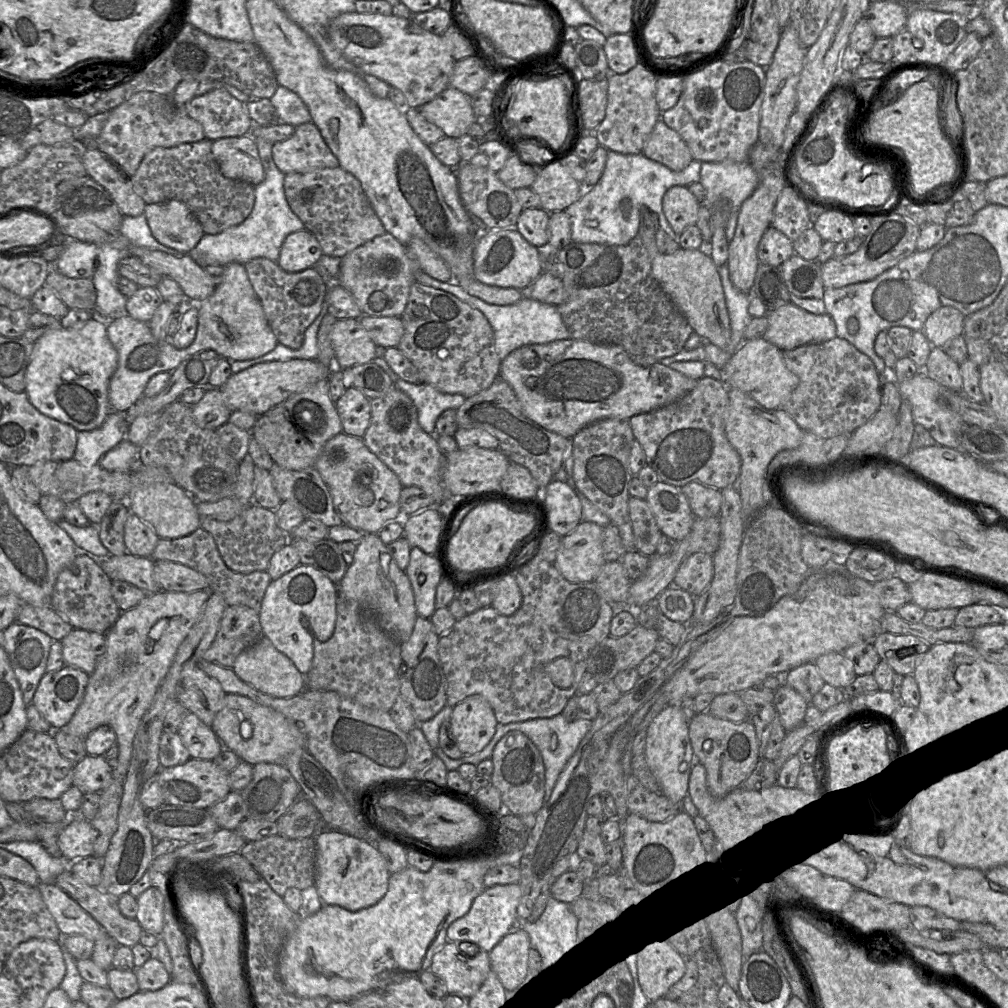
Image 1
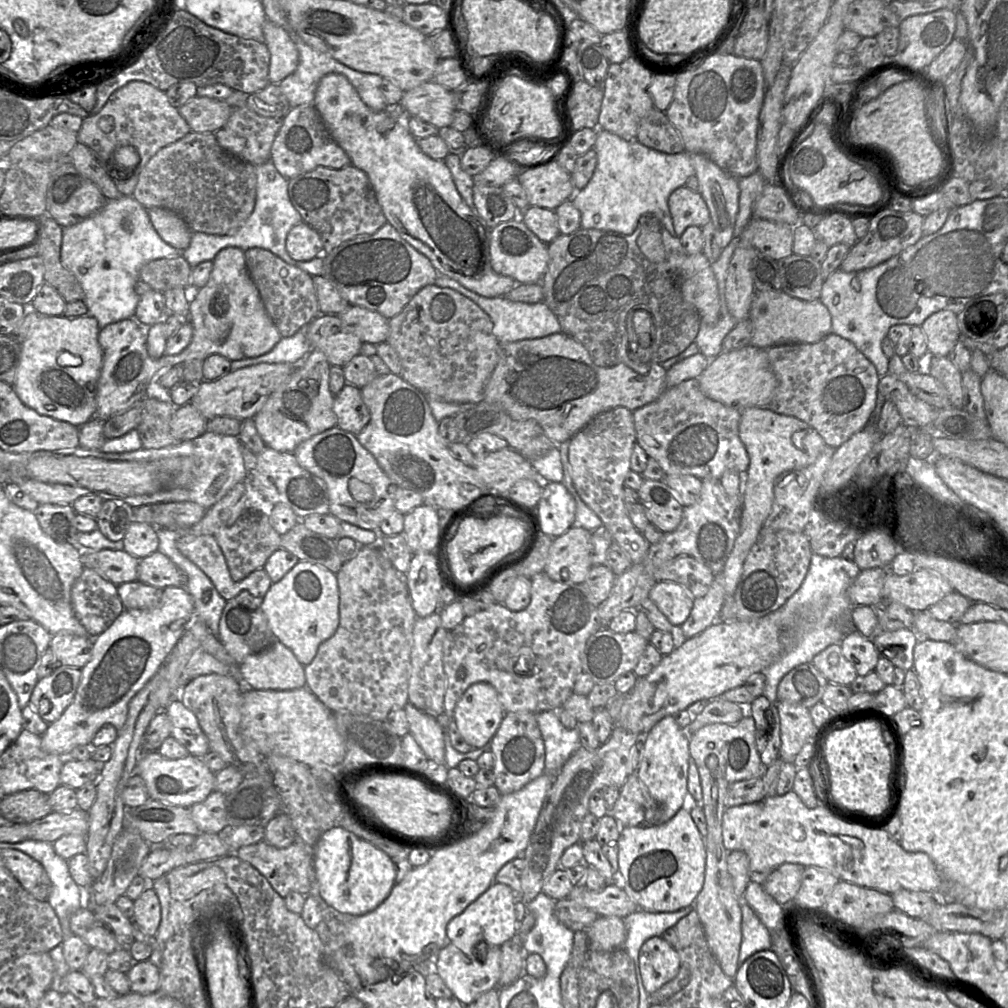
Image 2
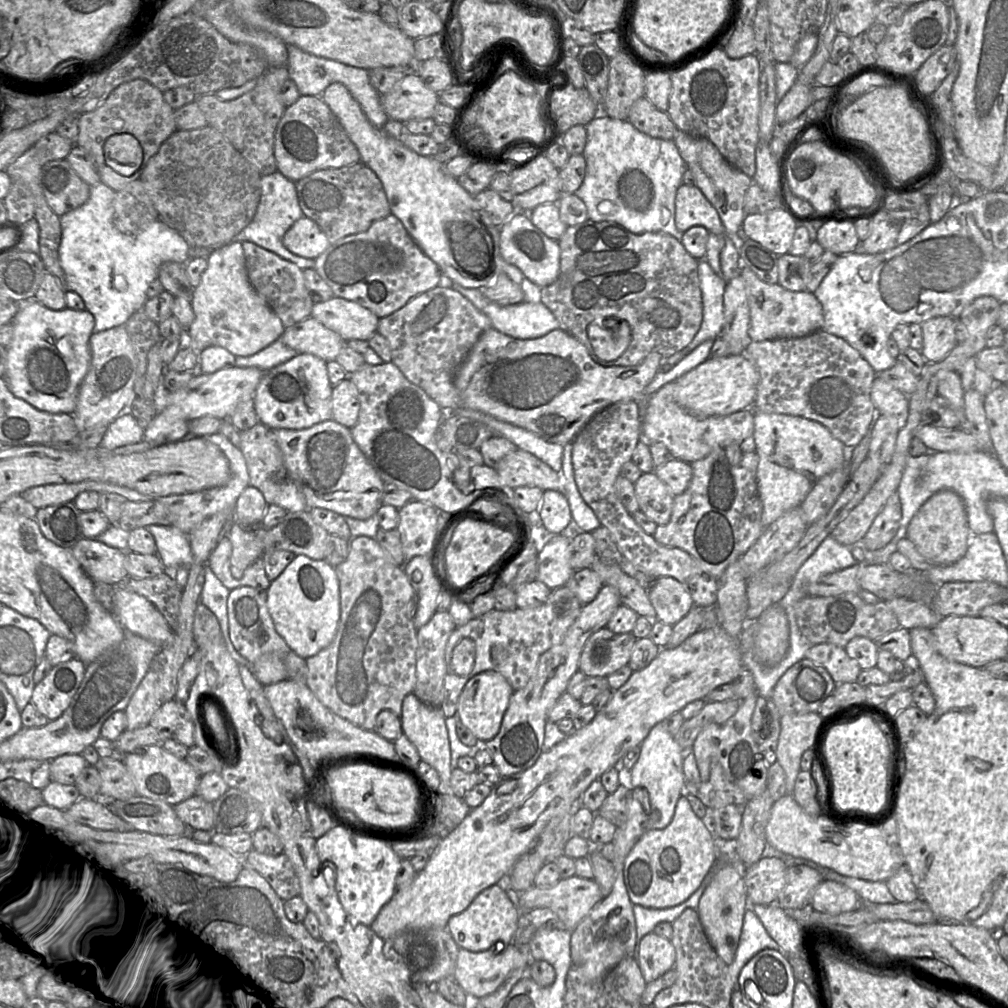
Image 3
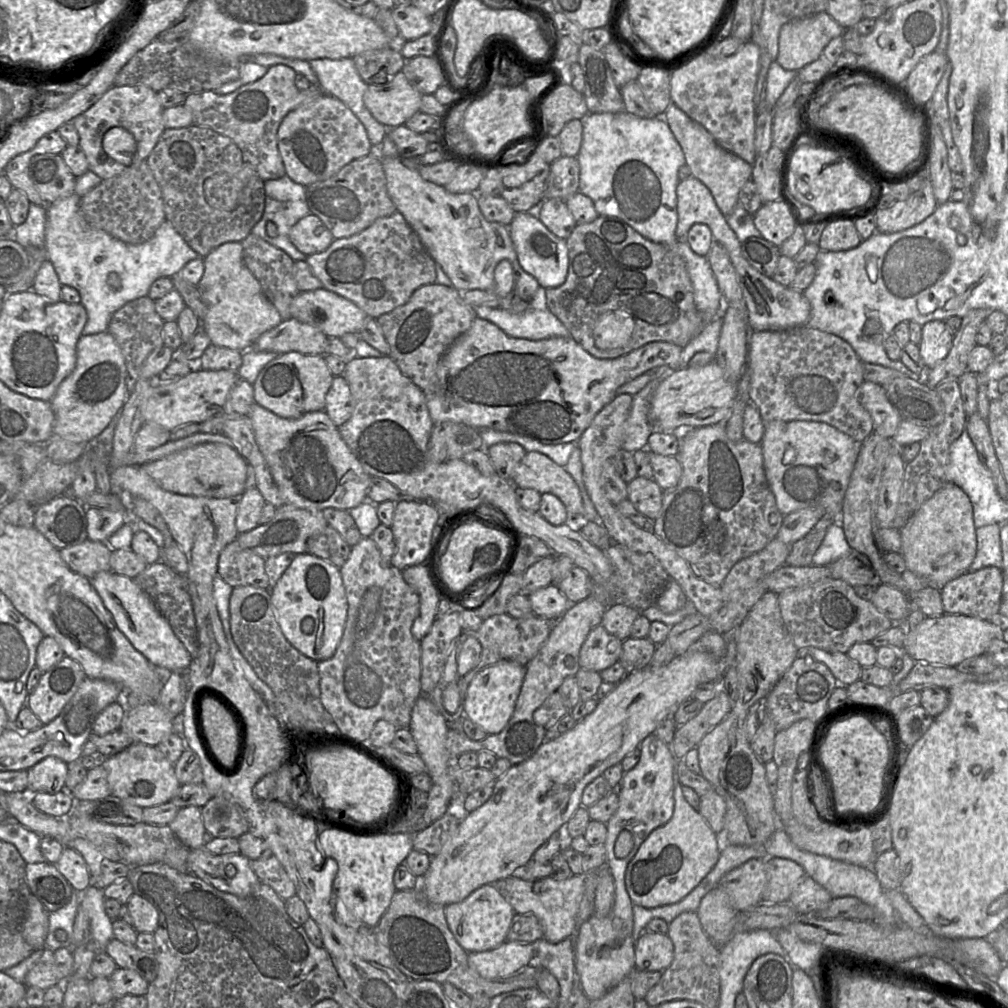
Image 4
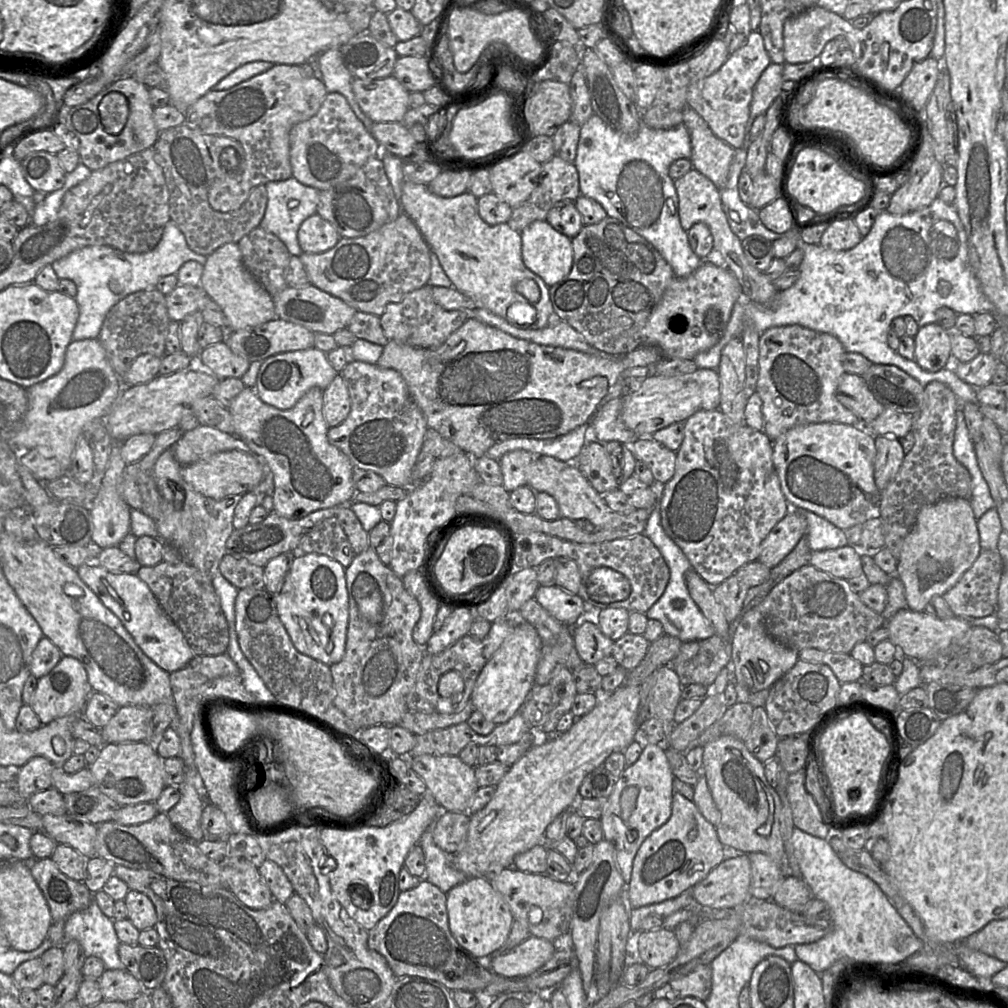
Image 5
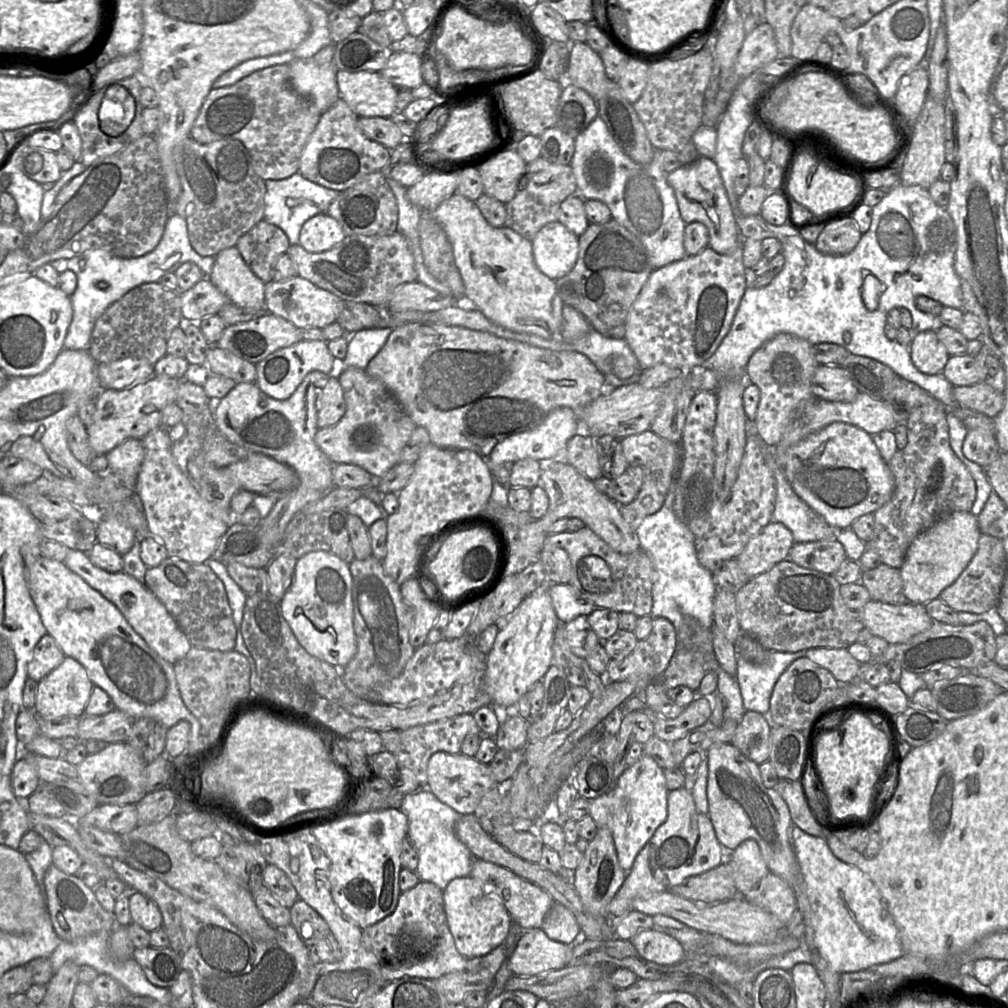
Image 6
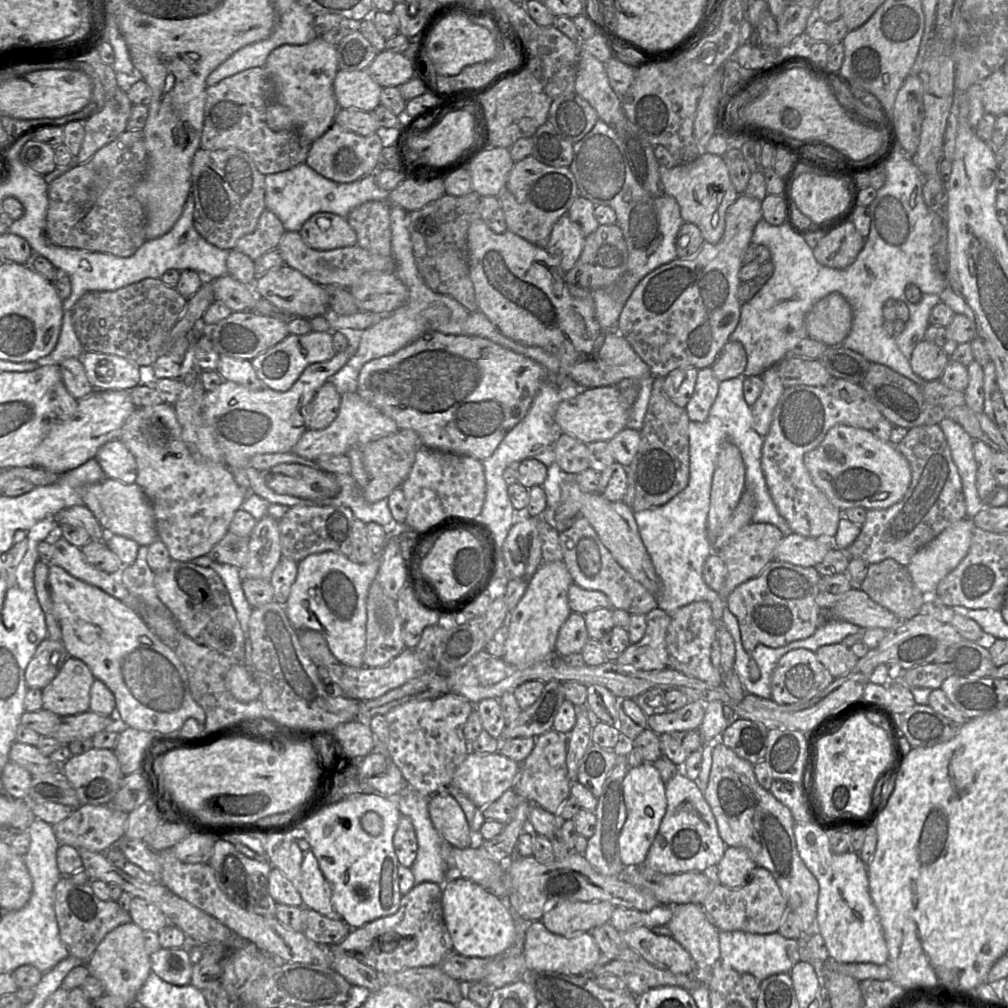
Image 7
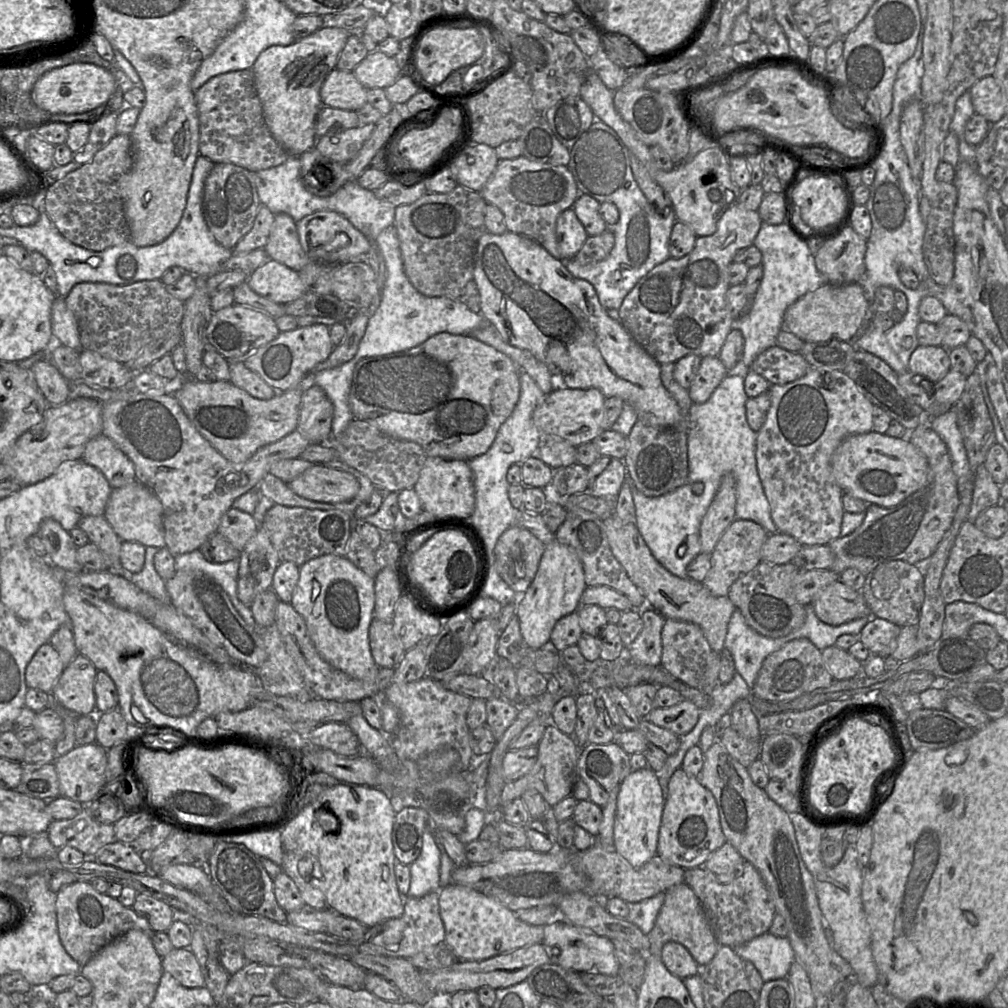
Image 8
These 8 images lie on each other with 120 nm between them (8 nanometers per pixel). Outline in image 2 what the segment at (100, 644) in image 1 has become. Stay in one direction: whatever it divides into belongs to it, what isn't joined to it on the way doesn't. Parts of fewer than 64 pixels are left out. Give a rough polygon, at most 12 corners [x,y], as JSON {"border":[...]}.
{"border":[[53,634],[54,668],[81,669],[92,656],[94,638]]}

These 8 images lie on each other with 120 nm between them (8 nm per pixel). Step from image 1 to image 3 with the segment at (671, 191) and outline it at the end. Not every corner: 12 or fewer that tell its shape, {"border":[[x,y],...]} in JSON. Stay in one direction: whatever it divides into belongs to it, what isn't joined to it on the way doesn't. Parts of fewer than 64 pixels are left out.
{"border":[[695,185],[679,186],[675,225],[725,233],[716,209]]}

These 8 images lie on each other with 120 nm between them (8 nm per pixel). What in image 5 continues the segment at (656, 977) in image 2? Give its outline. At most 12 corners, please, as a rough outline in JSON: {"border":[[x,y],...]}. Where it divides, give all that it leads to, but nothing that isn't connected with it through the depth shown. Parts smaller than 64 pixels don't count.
{"border":[[673,930],[639,932],[638,959],[650,969],[668,965],[680,944]]}

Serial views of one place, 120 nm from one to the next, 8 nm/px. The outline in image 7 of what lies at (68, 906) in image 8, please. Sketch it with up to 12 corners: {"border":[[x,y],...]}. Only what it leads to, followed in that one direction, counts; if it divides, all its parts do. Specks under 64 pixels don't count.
{"border":[[62,876],[54,908],[62,943],[85,964],[131,922],[90,884]]}

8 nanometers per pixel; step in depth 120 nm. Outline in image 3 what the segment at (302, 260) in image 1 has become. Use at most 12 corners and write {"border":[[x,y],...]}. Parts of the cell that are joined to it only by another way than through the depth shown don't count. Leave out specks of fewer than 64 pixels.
{"border":[[305,216],[286,231],[291,253],[317,258],[330,245],[318,224]]}

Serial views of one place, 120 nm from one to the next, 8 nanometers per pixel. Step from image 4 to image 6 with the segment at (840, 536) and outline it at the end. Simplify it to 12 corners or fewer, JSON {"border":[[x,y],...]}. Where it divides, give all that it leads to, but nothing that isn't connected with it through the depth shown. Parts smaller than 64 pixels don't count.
{"border":[[766,444],[776,482],[772,522],[795,543],[832,539],[829,525],[796,495]]}

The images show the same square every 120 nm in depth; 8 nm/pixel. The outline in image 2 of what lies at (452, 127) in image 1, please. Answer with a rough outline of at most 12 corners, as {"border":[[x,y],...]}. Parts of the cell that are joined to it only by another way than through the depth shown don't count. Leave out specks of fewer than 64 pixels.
{"border":[[434,81],[403,92],[399,107],[438,129],[456,111],[452,92]]}

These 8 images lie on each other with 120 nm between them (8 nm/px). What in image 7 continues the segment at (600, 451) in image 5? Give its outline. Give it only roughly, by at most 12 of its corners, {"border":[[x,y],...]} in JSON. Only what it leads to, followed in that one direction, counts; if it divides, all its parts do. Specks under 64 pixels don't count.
{"border":[[560,433],[553,450],[567,474],[590,468],[587,444]]}

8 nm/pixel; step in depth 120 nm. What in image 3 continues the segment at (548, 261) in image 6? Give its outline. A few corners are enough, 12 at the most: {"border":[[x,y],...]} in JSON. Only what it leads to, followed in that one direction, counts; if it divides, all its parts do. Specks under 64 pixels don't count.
{"border":[[524,214],[500,227],[503,259],[539,287],[560,271],[558,241]]}

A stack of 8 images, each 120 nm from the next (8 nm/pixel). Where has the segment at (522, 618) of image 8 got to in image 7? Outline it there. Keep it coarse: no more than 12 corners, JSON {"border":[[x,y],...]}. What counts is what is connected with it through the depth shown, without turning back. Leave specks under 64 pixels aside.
{"border":[[563,561],[541,564],[508,617],[502,657],[555,651],[572,613]]}

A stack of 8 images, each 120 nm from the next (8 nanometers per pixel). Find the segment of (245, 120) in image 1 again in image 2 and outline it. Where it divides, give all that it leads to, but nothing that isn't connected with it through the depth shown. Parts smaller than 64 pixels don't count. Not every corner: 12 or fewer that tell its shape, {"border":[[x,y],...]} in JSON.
{"border":[[195,96],[178,110],[192,132],[215,133],[233,108]]}

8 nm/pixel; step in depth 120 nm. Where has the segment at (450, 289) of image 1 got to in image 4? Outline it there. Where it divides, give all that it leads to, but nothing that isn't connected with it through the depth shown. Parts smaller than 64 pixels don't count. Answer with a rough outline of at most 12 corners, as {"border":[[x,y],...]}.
{"border":[[479,306],[477,317],[514,338],[568,337],[549,309]]}

